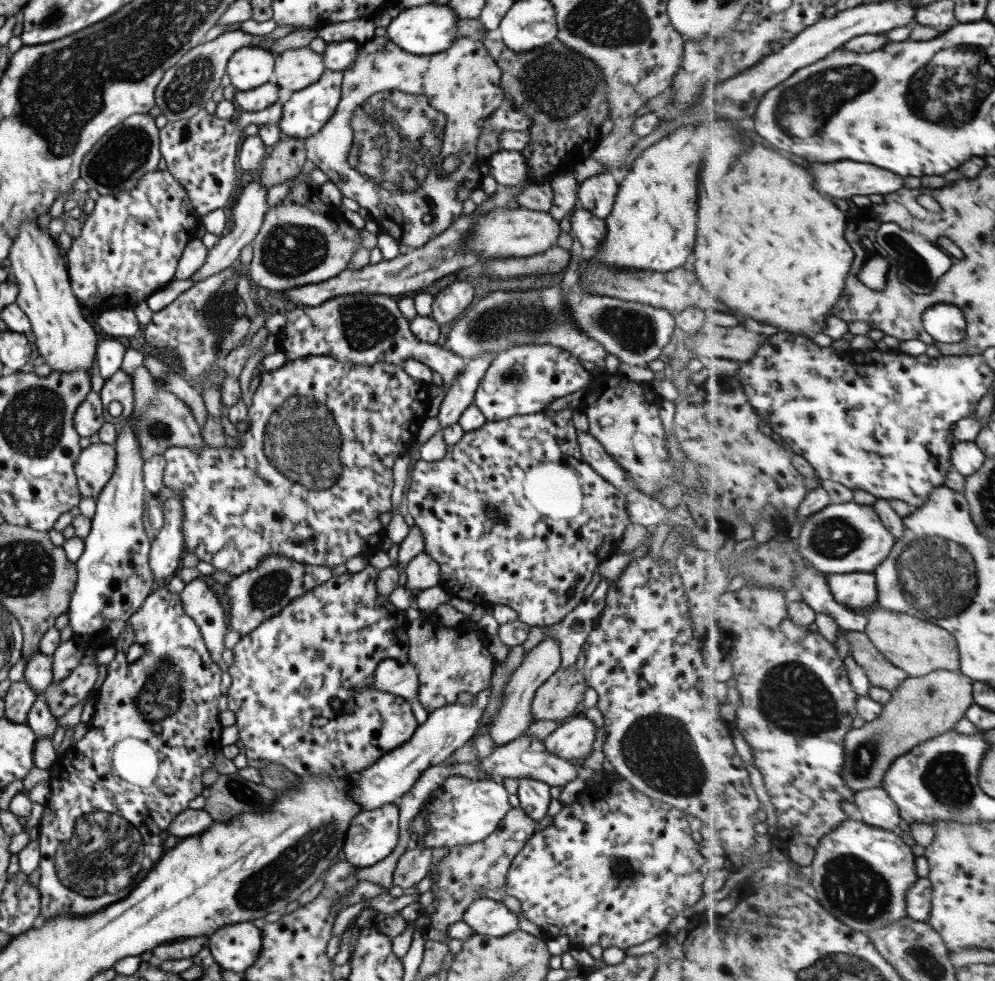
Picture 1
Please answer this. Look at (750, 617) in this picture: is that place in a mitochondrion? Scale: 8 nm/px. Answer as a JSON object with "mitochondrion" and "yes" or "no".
{"mitochondrion":"no"}

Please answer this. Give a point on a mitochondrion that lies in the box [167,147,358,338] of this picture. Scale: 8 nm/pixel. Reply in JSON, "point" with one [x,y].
{"point":[288,250]}

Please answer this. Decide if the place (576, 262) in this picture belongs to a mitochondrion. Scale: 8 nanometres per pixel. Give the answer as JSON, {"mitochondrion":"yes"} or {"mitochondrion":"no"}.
{"mitochondrion":"no"}

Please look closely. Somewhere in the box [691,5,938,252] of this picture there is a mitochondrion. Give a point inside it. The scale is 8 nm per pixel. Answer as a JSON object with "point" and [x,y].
{"point":[807,105]}

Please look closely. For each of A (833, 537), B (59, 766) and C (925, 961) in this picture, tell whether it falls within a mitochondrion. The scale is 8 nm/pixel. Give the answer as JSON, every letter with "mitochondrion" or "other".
{"A":"mitochondrion","B":"other","C":"mitochondrion"}

